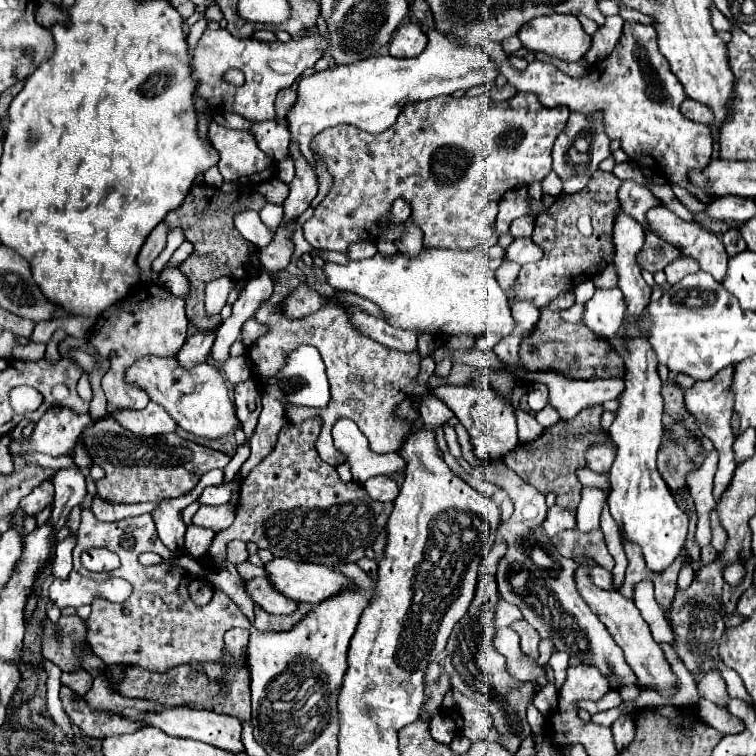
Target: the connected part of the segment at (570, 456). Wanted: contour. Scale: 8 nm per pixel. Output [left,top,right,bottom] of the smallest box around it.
[503,405,611,511]

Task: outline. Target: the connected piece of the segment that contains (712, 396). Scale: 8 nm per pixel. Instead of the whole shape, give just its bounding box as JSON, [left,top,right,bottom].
[685,365,735,501]

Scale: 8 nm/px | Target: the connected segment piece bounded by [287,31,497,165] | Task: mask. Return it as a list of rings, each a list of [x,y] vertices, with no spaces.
[[[429,31],[429,43],[419,57],[397,59],[391,55],[377,55],[377,57],[369,57],[369,59],[363,59],[363,61],[357,61],[351,65],[335,65],[333,69],[329,67],[325,71],[303,77],[297,87],[297,99],[287,113],[287,127],[291,131],[291,137],[299,143],[301,151],[315,165],[309,145],[311,145],[313,137],[319,135],[323,129],[329,129],[329,127],[335,127],[341,123],[351,123],[369,133],[381,133],[395,123],[401,107],[409,101],[425,101],[425,99],[439,97],[439,95],[451,95],[459,89],[467,91],[469,87],[475,87],[475,85],[493,83],[495,77],[497,77],[497,65],[489,59],[489,55],[485,51],[475,49],[475,47],[455,45],[445,35],[441,35],[437,31]]]

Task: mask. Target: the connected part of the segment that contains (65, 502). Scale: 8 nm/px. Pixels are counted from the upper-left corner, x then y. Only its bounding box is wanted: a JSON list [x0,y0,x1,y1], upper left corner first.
[51,469,87,533]

